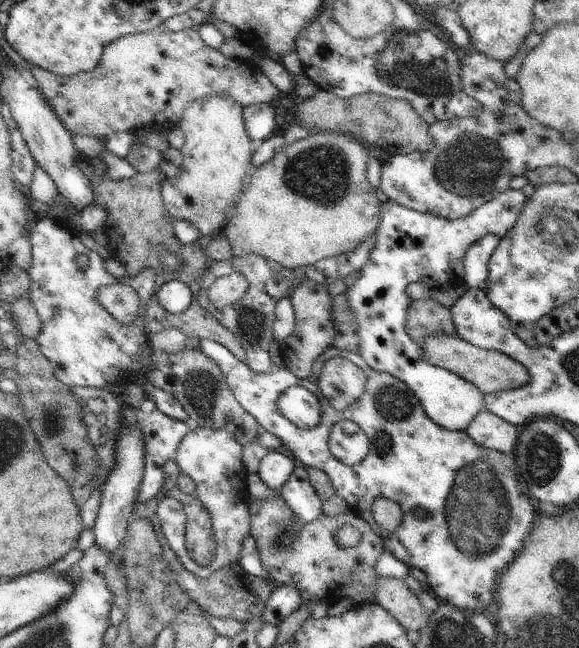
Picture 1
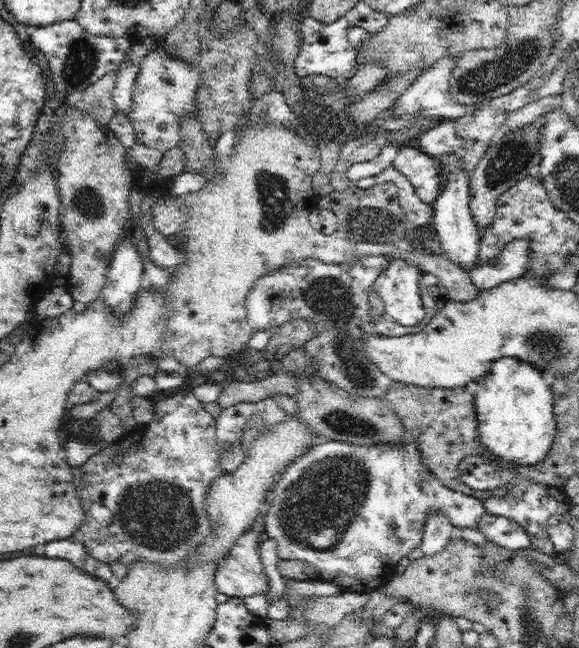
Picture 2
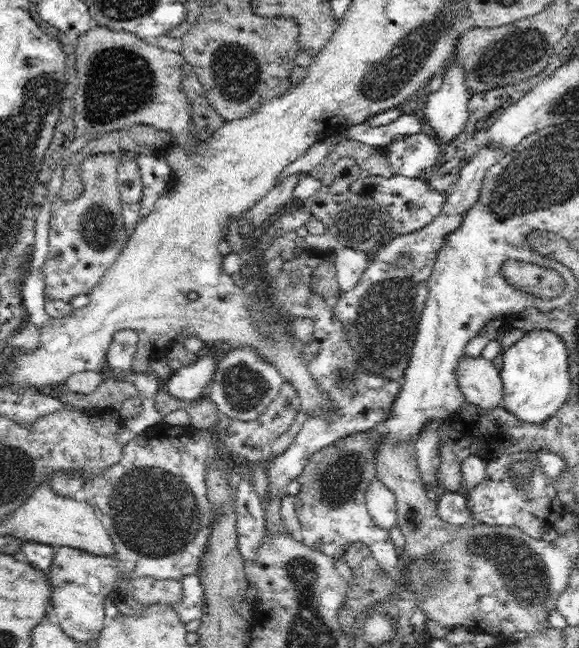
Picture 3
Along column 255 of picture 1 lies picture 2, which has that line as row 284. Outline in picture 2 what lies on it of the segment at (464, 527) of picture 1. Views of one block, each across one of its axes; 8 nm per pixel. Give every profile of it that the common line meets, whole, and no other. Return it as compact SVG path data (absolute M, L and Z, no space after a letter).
M401 259L392 260L372 286L372 291L384 302L386 314L404 326L420 324L425 317L420 298L422 273L418 266Z

